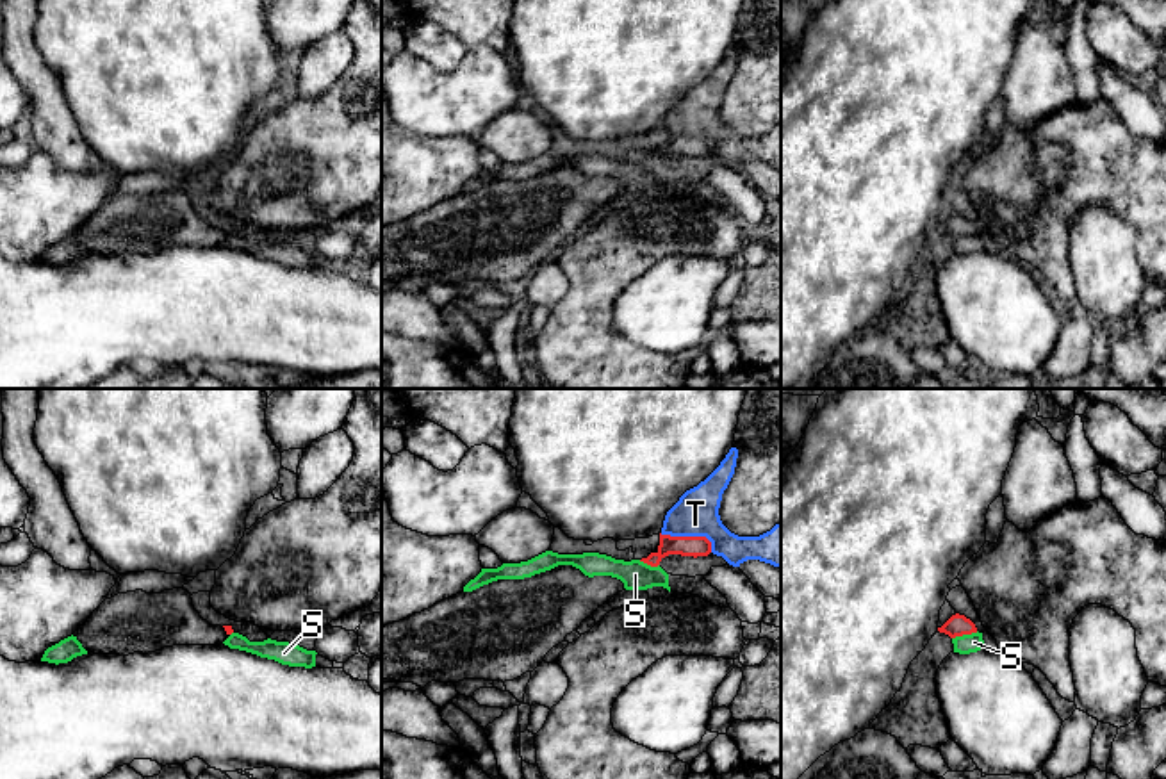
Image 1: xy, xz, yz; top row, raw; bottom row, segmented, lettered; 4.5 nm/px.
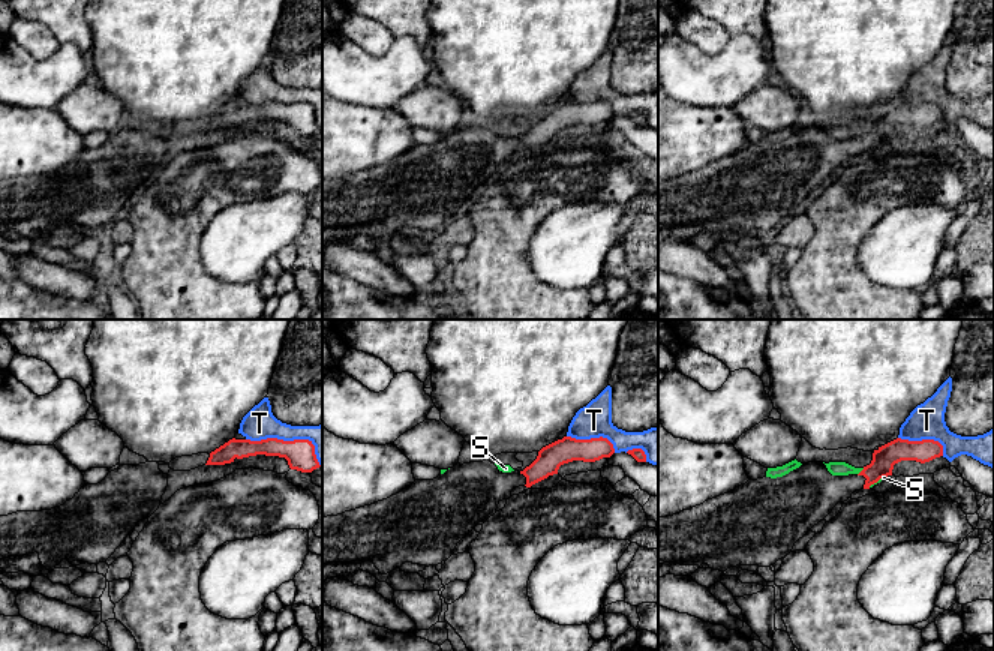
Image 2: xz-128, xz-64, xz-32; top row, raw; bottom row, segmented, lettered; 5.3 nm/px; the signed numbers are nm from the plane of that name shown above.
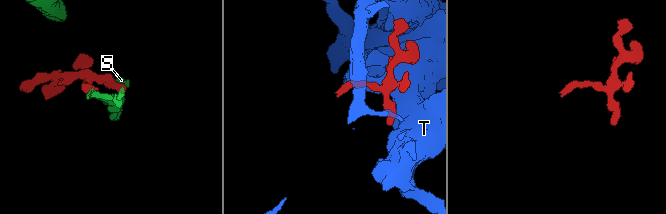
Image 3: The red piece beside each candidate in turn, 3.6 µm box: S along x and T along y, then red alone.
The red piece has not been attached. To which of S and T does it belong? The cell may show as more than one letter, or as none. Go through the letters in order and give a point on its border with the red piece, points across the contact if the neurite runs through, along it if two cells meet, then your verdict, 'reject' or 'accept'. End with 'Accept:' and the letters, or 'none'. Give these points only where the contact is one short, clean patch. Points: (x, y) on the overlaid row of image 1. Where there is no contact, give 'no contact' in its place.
S: yz (965, 633) | along yz (977, 631), (952, 639) | reject
T: xz (690, 537) | reject
Accept: none

